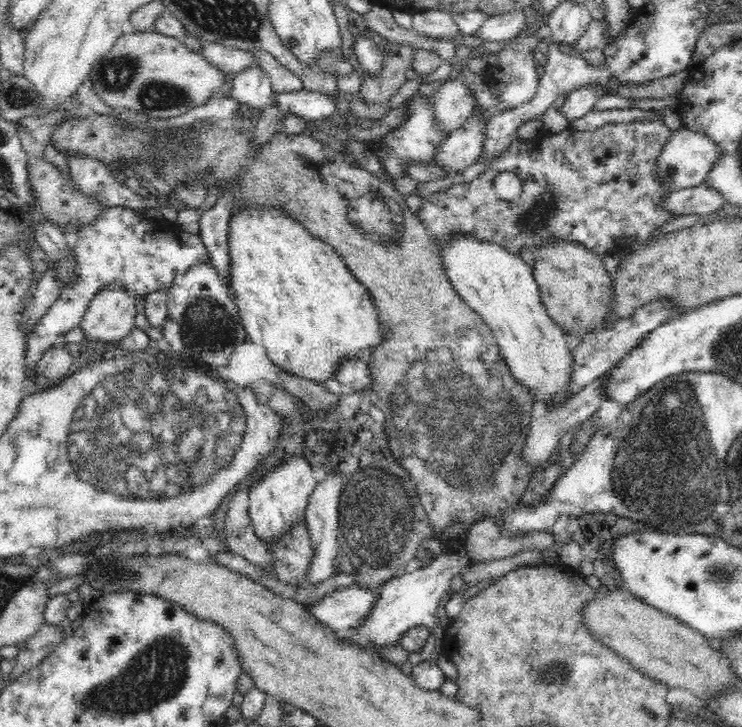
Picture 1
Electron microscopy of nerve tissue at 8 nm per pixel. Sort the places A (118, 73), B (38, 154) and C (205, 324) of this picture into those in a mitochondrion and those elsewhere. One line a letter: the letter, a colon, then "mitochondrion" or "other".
A: mitochondrion
B: other
C: mitochondrion

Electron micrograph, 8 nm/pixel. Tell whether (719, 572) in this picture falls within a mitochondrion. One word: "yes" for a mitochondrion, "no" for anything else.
yes

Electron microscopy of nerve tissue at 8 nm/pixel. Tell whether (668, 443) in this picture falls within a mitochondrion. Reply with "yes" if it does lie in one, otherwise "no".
yes

